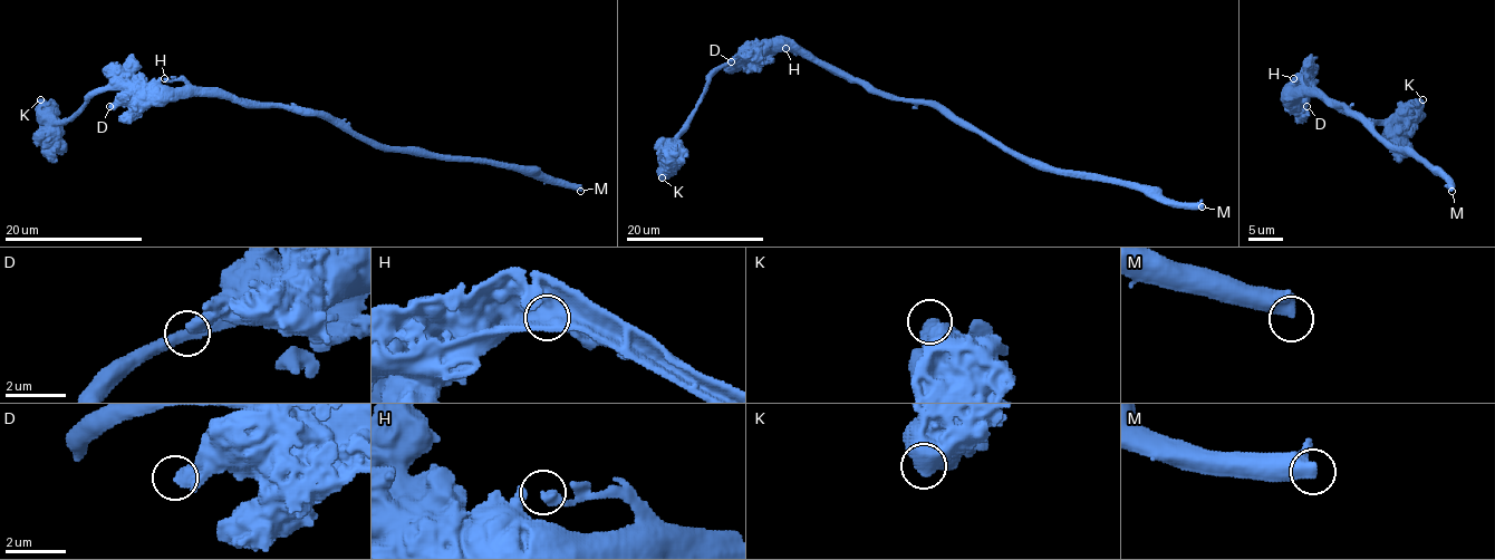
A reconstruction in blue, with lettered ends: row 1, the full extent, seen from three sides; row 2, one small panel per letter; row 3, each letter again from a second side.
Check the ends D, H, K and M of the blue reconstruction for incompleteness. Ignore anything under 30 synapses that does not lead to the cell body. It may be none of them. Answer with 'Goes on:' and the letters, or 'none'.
Goes on: M

